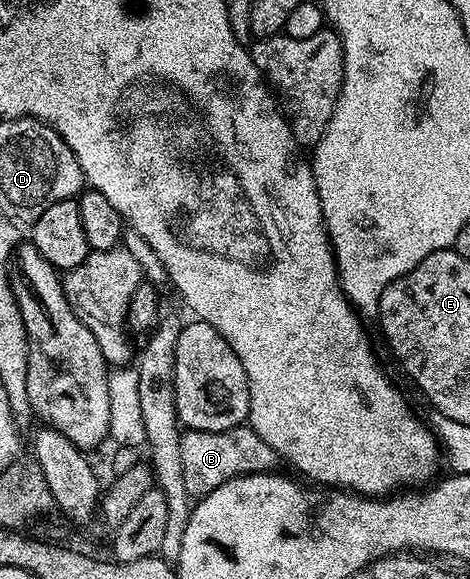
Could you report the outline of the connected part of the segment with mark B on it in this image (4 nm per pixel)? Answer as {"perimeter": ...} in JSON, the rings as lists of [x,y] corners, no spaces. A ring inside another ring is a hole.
{"perimeter":[[[246,423],[235,428],[220,432],[193,432],[182,433],[182,449],[184,464],[184,486],[192,498],[208,496],[217,486],[229,482],[238,476],[252,476],[258,472],[275,472],[281,457]]]}

